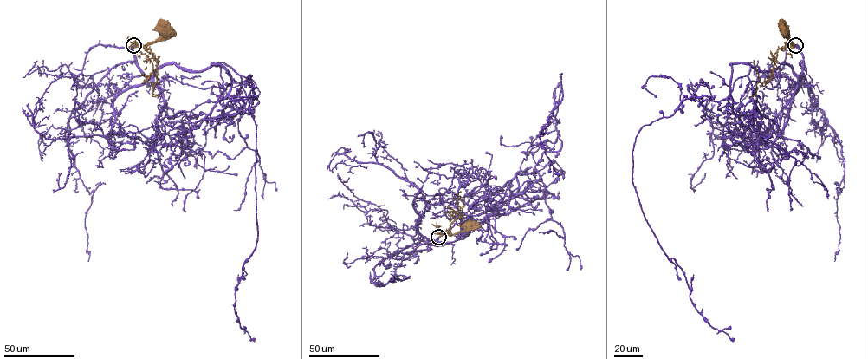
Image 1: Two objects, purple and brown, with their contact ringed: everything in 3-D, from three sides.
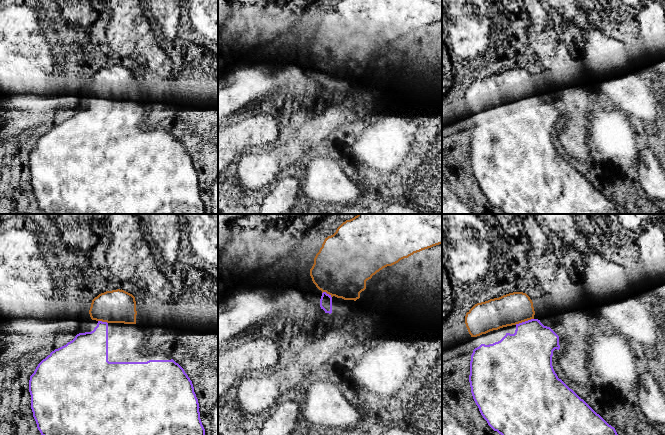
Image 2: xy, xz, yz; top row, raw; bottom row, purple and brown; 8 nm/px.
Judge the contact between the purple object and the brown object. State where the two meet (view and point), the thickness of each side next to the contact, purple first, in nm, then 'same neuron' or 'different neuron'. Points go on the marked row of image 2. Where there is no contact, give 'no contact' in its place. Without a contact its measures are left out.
meets purple in yz at (525, 321); 380 nm thick on the purple side, 260 nm on the other; same neuron

